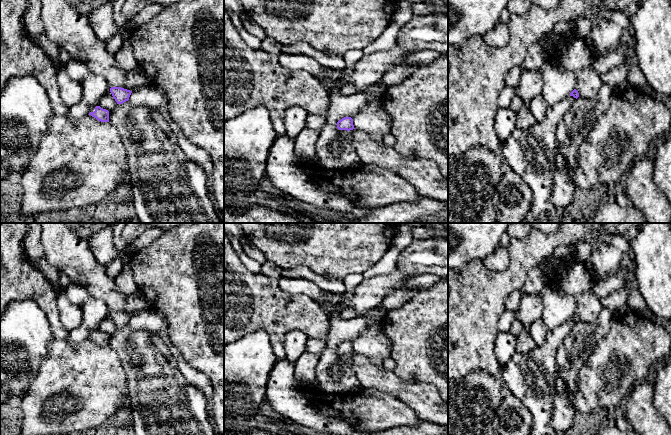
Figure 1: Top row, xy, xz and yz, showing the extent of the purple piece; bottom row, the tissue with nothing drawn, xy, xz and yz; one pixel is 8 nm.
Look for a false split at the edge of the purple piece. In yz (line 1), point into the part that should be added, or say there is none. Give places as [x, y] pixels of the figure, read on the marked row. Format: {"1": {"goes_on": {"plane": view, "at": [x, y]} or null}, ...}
{"1": {"goes_on": null}}

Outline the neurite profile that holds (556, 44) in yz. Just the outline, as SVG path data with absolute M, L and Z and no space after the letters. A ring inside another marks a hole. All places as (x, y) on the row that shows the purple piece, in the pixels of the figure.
M553 30L545 34L543 37L546 42L544 51L549 56L549 60L559 60L567 47L577 38L573 30L568 35L558 34Z

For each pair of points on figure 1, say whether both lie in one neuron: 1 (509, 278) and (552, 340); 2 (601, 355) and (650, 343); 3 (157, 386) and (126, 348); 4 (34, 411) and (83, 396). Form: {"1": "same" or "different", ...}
{"1": "different", "2": "same", "3": "same", "4": "same"}

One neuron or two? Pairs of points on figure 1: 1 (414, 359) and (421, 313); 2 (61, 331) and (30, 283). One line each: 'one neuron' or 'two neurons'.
1: one neuron
2: one neuron

